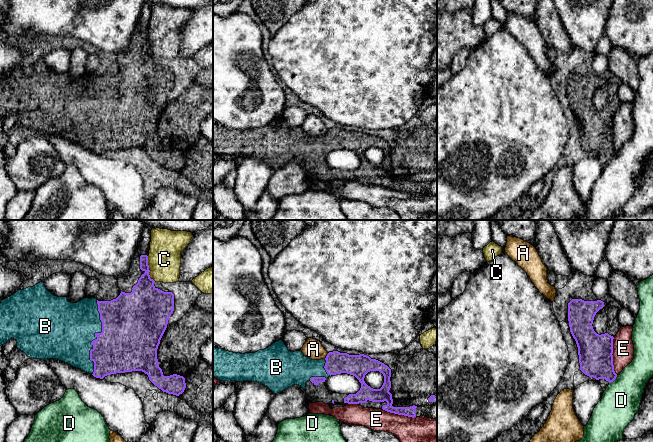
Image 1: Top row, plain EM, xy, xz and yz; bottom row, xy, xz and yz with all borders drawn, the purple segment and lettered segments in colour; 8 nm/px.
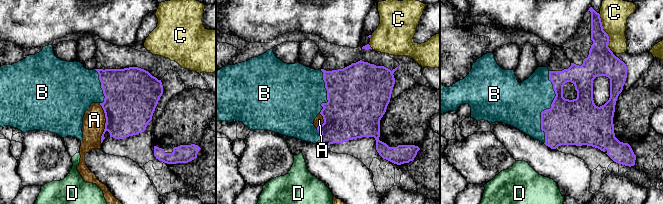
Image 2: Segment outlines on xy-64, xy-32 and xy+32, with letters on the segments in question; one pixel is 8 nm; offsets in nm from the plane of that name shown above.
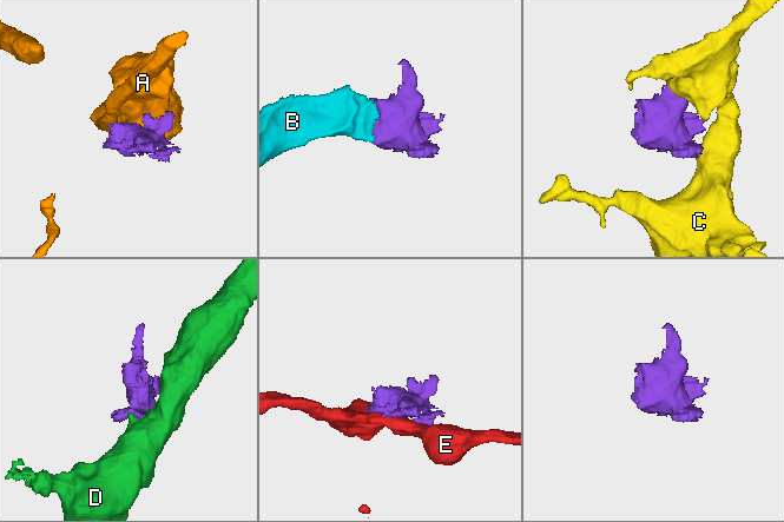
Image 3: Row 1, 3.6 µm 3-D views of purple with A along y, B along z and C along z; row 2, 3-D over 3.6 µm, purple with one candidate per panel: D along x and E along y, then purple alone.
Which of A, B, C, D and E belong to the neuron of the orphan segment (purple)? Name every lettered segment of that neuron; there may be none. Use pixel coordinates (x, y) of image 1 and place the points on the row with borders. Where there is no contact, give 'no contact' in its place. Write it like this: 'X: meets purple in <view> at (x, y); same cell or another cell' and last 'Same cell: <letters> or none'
A: meets purple in xz at (326, 356); another cell
B: meets purple in xy at (95, 336); same cell
C: meets purple in xy at (148, 269); another cell
D: meets purple in yz at (613, 380); another cell
E: meets purple in yz at (612, 356); another cell
Same cell: B

